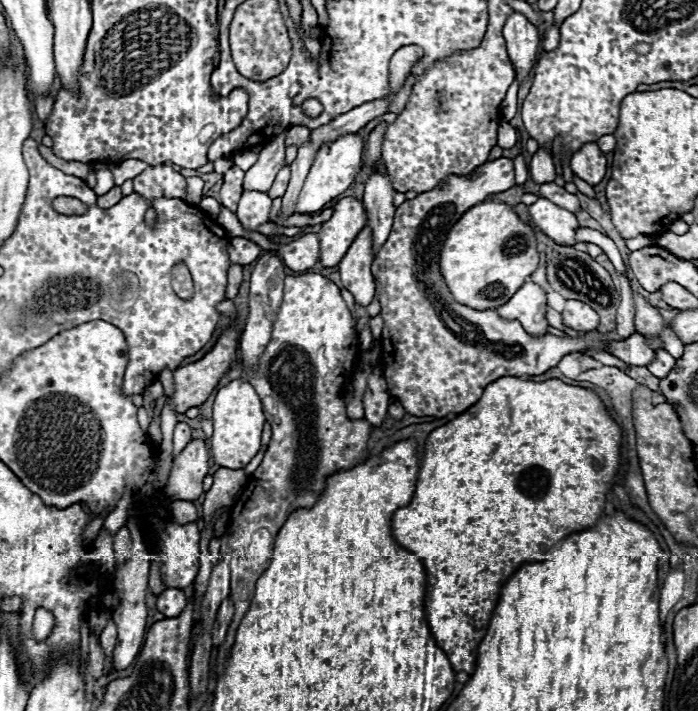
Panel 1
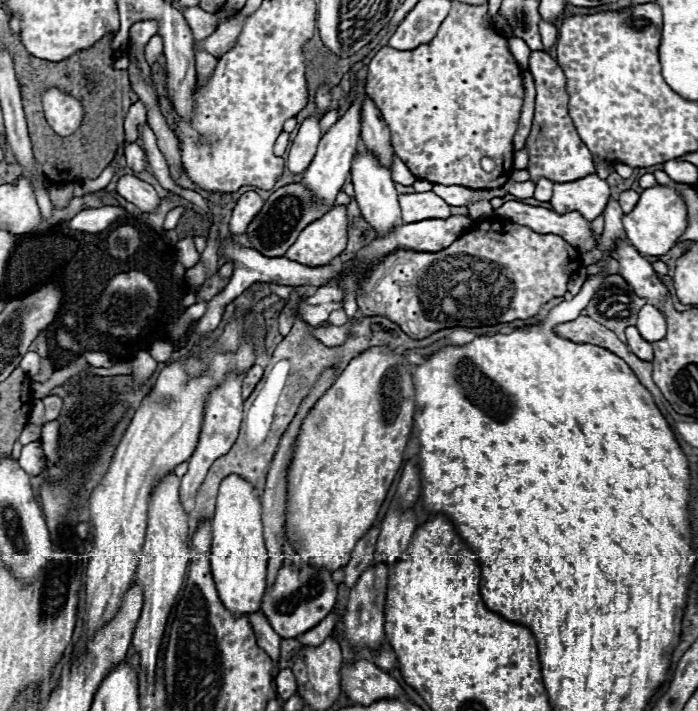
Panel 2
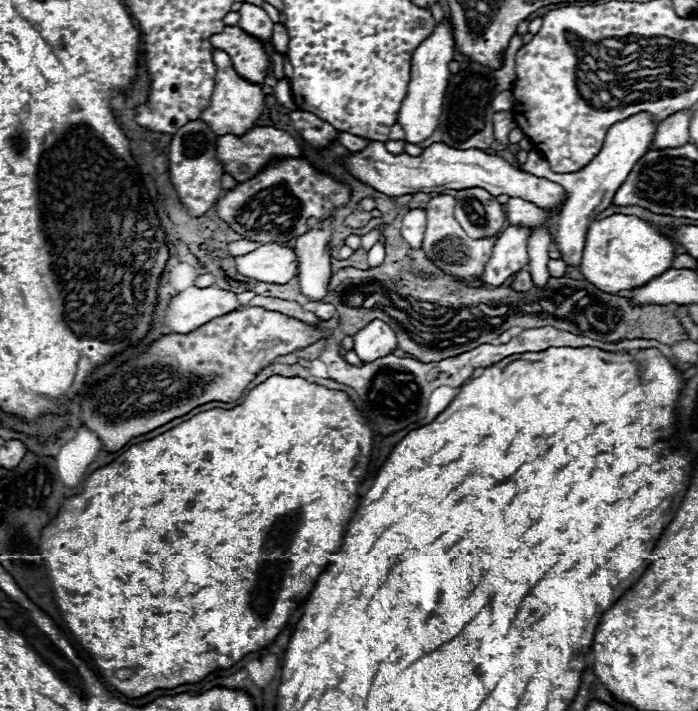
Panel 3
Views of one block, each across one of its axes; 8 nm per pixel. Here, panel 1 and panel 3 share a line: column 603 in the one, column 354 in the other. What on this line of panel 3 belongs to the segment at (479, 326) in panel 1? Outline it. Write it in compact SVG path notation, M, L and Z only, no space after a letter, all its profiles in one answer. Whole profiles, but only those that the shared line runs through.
M382 320L370 322L352 338L354 338L354 352L362 362L372 362L396 350L396 334Z

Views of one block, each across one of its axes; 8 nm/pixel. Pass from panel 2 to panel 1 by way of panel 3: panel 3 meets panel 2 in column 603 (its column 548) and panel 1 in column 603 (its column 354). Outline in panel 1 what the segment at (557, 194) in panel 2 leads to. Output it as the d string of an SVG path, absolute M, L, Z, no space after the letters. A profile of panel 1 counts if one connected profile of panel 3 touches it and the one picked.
M590 142L590 144L584 144L572 156L570 168L578 178L588 182L590 186L596 186L602 182L602 178L606 174L606 156L594 142Z

